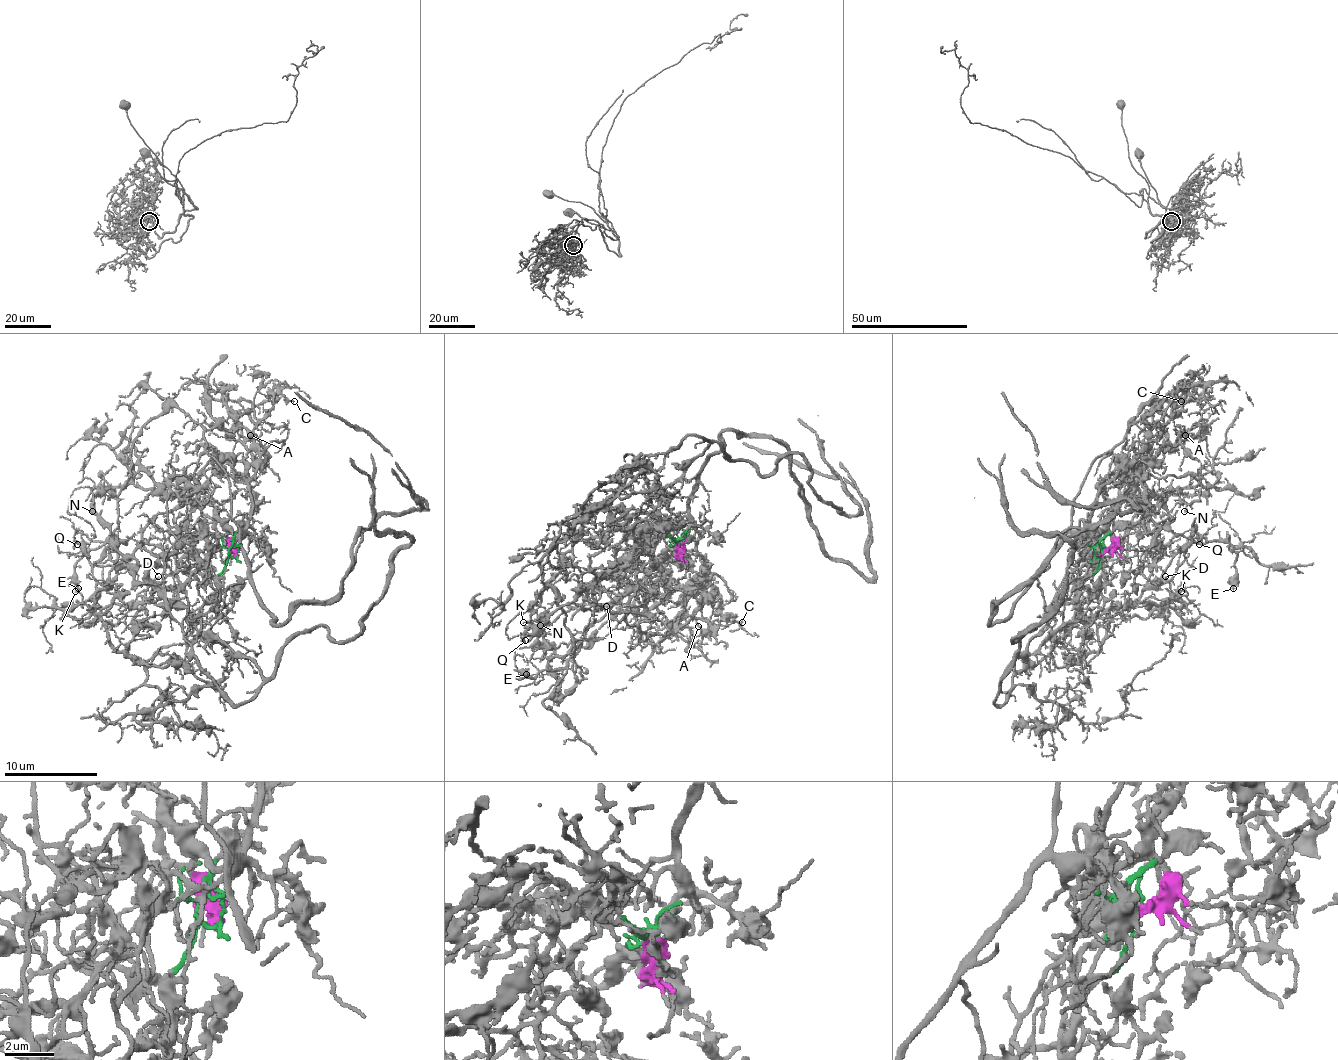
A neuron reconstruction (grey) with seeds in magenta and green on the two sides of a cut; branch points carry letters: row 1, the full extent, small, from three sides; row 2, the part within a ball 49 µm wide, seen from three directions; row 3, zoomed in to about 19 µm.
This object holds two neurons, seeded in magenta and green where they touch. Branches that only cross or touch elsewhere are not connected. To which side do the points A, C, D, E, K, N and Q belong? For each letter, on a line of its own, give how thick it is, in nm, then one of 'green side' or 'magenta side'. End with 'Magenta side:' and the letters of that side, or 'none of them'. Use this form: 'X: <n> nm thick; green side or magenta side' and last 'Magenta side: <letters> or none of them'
A: 140 nm thick; magenta side
C: 130 nm thick; magenta side
D: 140 nm thick; green side
E: 440 nm thick; green side
K: 140 nm thick; green side
N: 160 nm thick; green side
Q: 120 nm thick; green side
Magenta side: A, C

